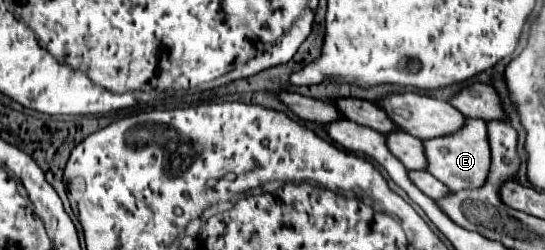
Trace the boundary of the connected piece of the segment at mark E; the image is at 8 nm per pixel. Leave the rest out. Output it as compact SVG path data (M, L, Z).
M466 118L466 126L458 130L458 134L450 134L446 138L430 138L424 140L424 154L426 154L426 172L446 184L452 192L478 188L484 184L488 168L490 168L490 146L486 138L486 122Z

